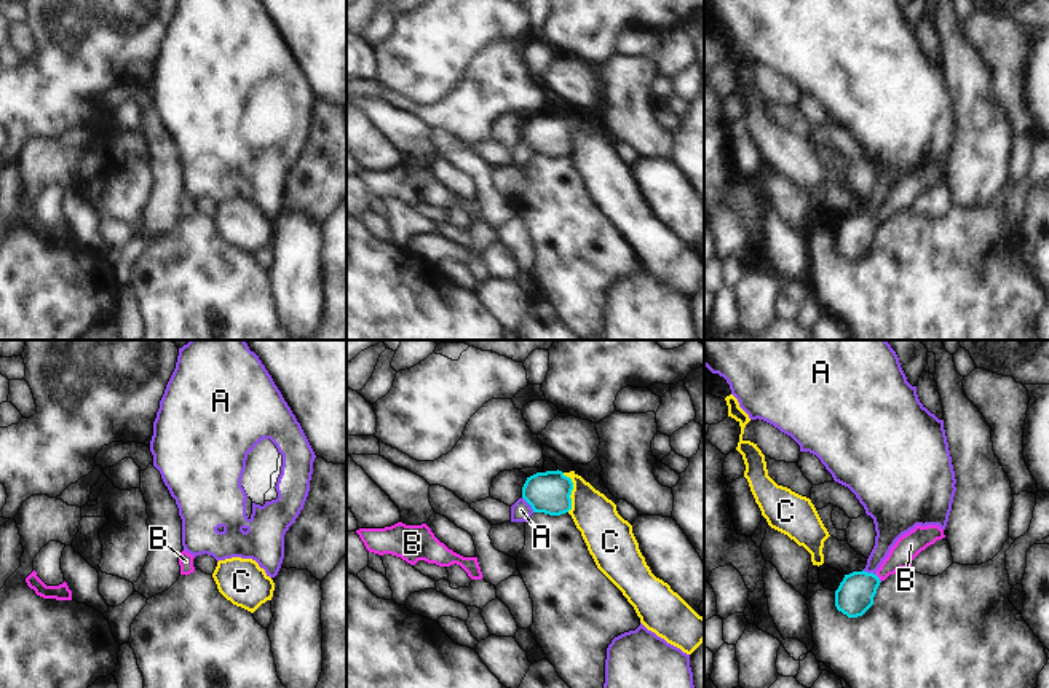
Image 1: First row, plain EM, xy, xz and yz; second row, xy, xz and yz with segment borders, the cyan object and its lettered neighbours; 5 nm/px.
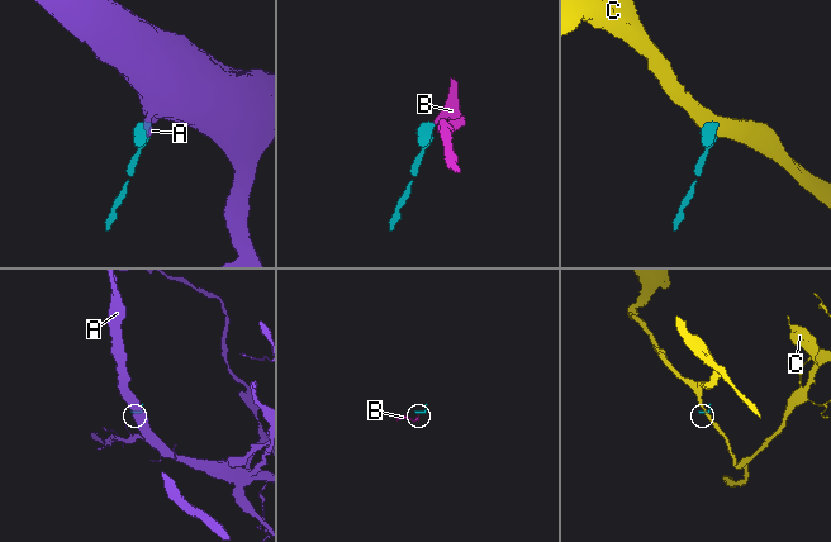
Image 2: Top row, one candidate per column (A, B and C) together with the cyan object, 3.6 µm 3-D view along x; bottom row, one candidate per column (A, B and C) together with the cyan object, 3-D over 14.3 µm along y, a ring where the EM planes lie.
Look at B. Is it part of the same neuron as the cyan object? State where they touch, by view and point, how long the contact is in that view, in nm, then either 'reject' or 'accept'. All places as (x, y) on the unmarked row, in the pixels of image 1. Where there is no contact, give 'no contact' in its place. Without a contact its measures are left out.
yz (878, 221) | 50 nm | accept

